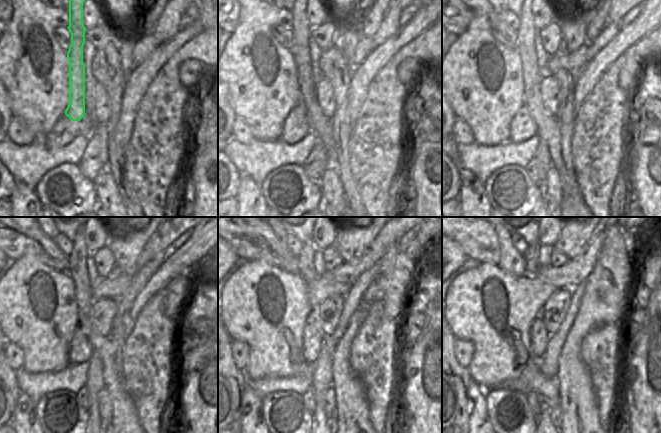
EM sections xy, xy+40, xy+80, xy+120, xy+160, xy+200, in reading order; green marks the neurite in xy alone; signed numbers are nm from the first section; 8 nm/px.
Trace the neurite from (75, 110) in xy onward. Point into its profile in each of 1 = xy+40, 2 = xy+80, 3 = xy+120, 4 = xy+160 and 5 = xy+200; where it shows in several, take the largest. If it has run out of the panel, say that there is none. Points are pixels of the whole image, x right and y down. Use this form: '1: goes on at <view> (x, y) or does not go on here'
1: goes on at xy+40 (301, 30)
2: goes on at xy+80 (526, 33)
3: goes on at xy+120 (78, 272)
4: goes on at xy+160 (305, 264)
5: goes on at xy+200 (531, 256)

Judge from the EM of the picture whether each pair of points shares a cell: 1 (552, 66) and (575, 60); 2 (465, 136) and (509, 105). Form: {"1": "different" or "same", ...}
{"1": "same", "2": "different"}

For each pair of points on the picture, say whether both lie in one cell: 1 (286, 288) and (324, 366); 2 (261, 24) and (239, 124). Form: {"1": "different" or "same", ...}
{"1": "different", "2": "different"}

